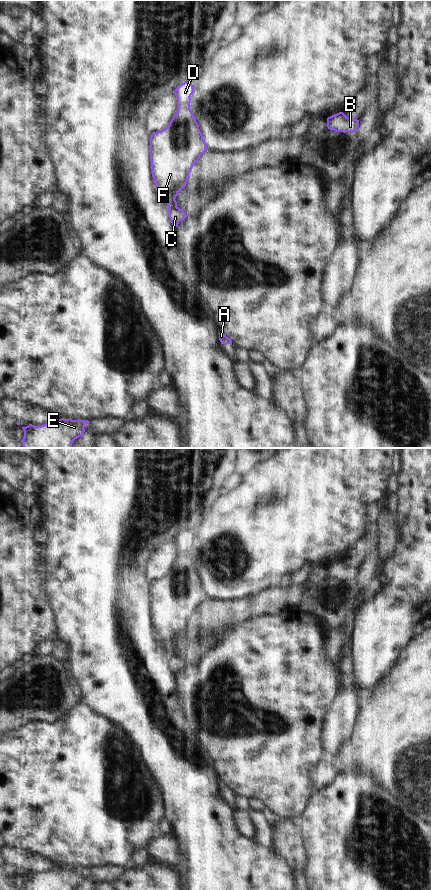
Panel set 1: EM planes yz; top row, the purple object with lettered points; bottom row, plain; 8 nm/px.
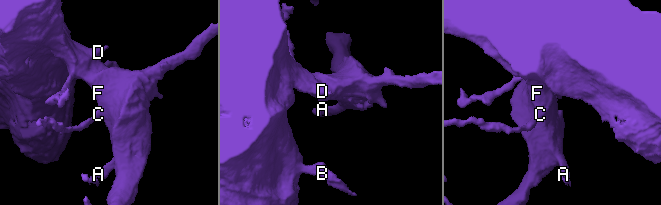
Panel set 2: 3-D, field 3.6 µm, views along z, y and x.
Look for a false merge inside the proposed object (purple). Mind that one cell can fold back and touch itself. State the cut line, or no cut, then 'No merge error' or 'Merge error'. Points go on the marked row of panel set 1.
Split along yz (176, 206), (168, 209). Merge error.

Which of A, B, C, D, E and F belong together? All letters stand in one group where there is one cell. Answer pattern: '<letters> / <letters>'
A B D E F / C

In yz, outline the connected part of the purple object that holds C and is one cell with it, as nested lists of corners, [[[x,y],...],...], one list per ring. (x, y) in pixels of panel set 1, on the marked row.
[[[179,207],[168,209],[168,214],[172,225],[176,227],[180,221],[184,220],[187,217],[186,213]]]

